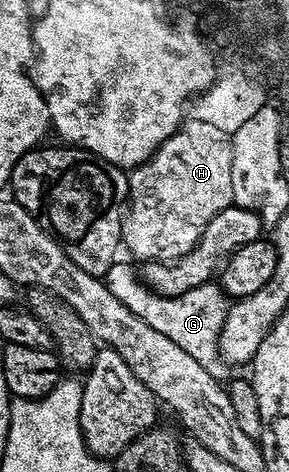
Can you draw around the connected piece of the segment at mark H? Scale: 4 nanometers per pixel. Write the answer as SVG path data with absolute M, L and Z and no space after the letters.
M189 118L179 130L167 138L155 150L149 161L129 172L128 199L123 225L120 228L121 242L142 263L171 264L189 256L202 239L210 222L233 201L233 149L228 135L206 121Z

